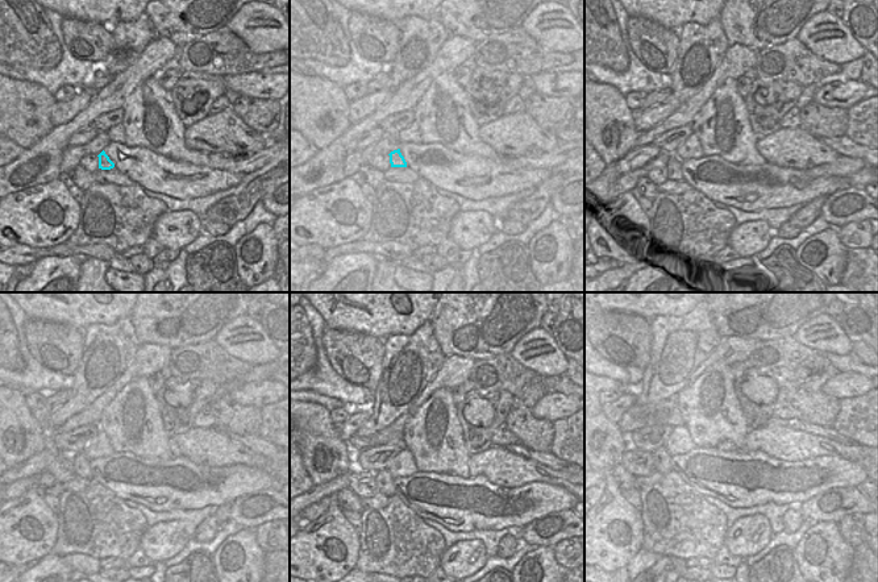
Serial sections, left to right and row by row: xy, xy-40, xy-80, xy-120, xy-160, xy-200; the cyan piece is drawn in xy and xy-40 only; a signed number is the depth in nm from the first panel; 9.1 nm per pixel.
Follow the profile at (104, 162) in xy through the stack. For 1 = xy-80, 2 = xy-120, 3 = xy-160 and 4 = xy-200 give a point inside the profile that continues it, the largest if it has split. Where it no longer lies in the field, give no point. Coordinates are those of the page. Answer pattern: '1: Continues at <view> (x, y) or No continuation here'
1: Continues at xy-80 (691, 149)
2: Continues at xy-120 (100, 445)
3: Continues at xy-160 (394, 445)
4: Continues at xy-200 (690, 444)

